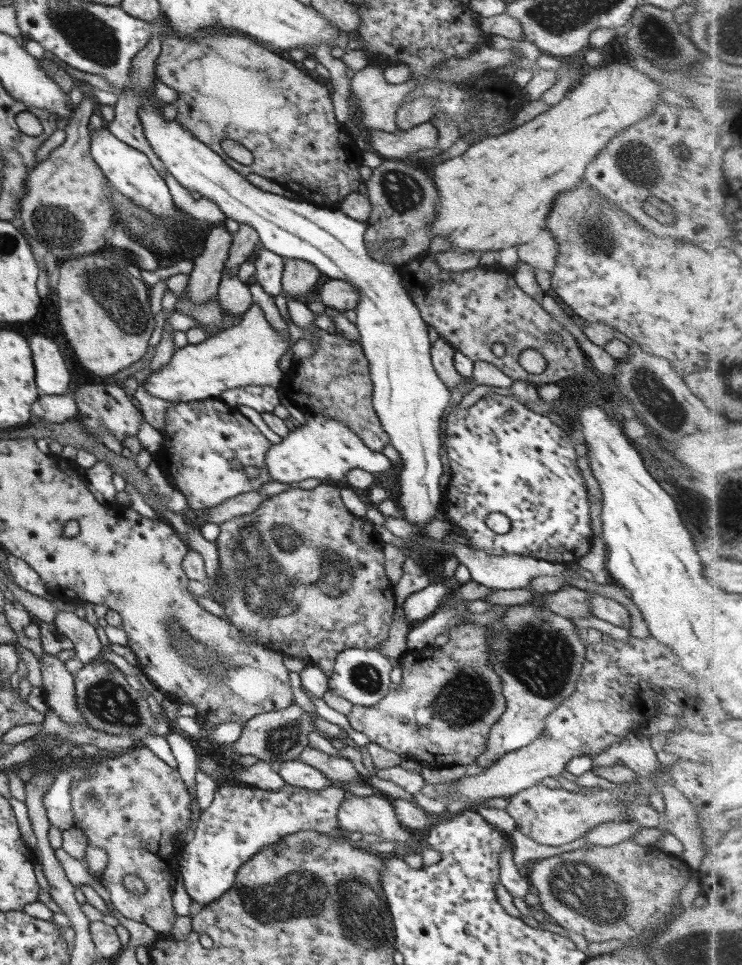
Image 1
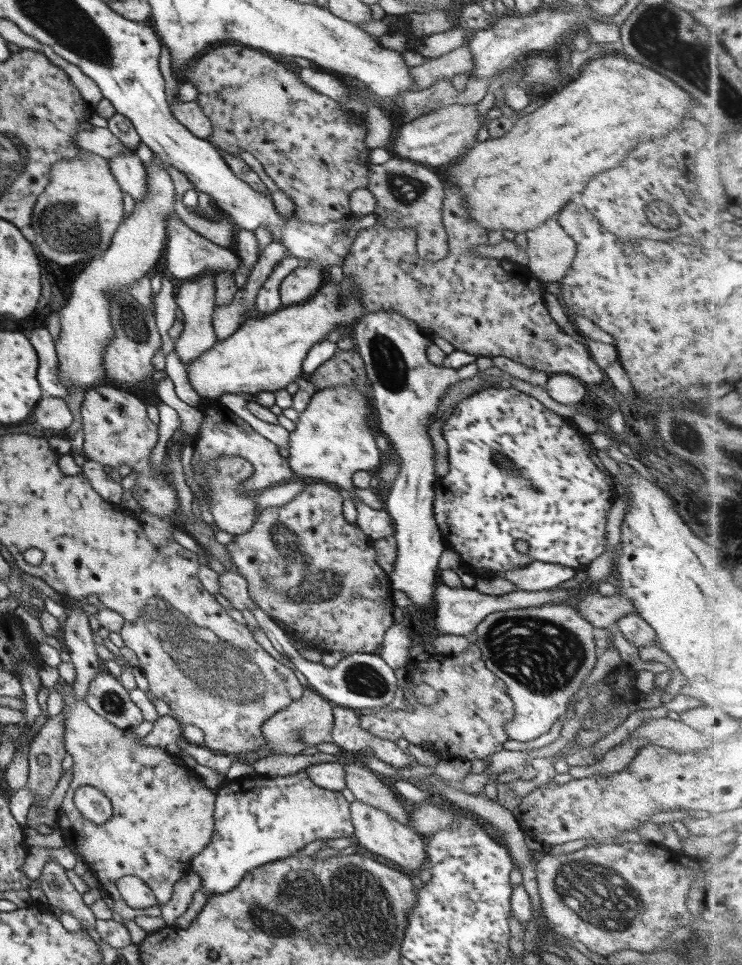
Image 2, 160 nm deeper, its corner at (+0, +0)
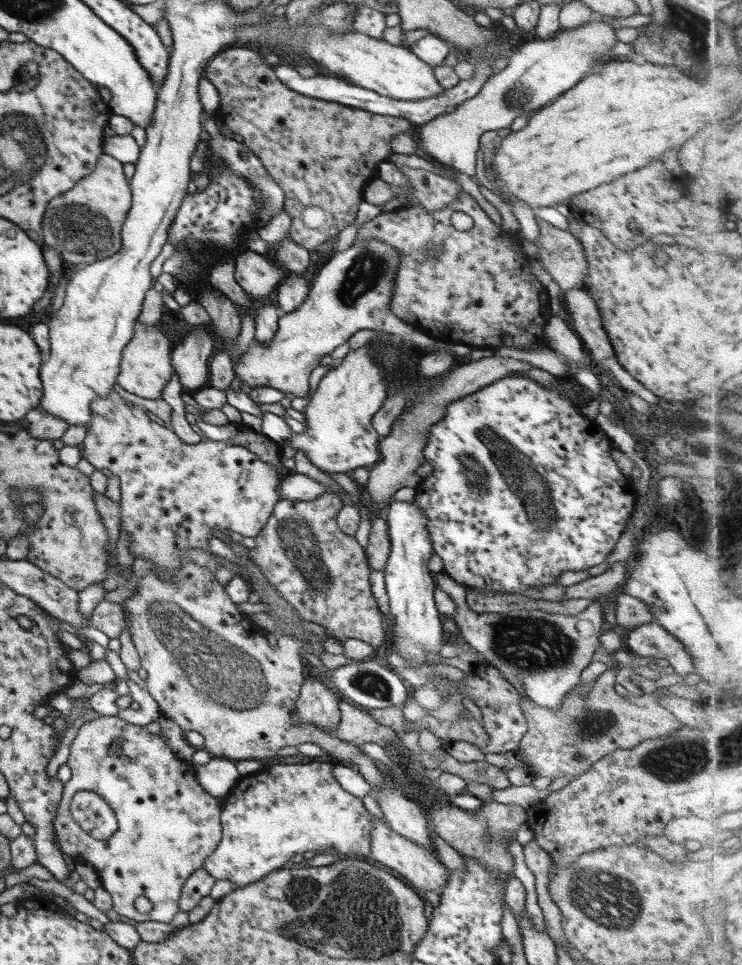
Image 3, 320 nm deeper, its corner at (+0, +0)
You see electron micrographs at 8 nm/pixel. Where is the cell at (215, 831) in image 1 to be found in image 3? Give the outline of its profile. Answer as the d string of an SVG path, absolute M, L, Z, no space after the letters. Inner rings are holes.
M314 762L308 764L278 764L269 767L267 770L262 769L254 775L242 776L231 792L223 798L223 807L221 809L221 825L222 838L214 852L206 858L203 868L211 875L214 875L216 880L230 880L239 887L244 887L248 884L258 882L264 878L269 872L275 869L280 869L283 864L286 864L295 854L303 854L304 852L315 852L319 854L337 854L343 859L360 858L366 859L370 854L371 832L373 829L373 815L368 812L362 803L362 799L350 794L347 790L342 788L342 785L334 778L332 773L334 765L325 764L324 762Z

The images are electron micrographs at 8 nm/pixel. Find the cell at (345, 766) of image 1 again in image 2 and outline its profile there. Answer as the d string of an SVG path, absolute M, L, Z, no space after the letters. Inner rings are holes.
M343 764L348 790L356 797L356 800L365 802L370 806L376 806L386 811L396 822L408 825L409 808L405 808L400 802L399 796L382 783L368 768L362 769L356 764Z

